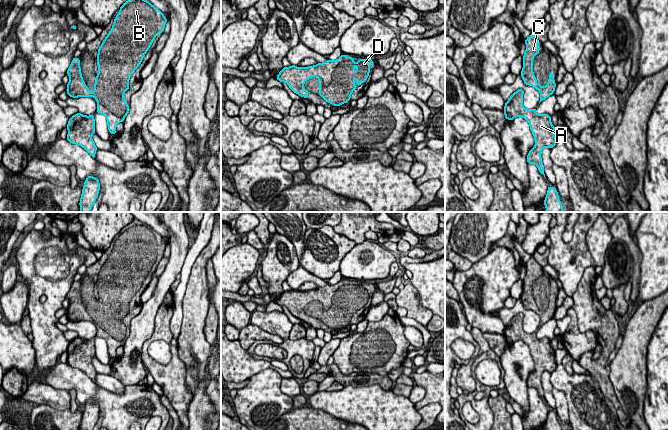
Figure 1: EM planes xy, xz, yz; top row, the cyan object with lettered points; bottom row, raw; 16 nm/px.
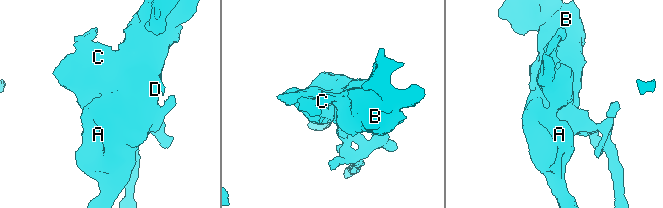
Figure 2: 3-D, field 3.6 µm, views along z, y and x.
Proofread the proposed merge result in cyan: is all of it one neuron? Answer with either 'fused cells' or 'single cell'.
single cell

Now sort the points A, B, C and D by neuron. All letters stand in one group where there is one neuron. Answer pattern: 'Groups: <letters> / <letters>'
Groups: A B C D

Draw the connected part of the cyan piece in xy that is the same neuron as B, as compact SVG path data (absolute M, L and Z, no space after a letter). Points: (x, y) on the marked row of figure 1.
M128 0L120 7L114 19L112 29L98 49L98 75L95 77L94 93L87 88L81 74L80 60L73 58L66 74L69 75L67 90L69 97L94 97L97 101L97 113L107 119L110 134L117 134L116 126L123 122L130 109L123 98L129 89L129 79L141 64L156 35L164 32L166 21L163 13L147 0Z

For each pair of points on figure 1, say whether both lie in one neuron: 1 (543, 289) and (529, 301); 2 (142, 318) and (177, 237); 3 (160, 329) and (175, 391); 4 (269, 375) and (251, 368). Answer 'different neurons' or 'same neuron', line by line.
1: same neuron
2: same neuron
3: same neuron
4: different neurons

